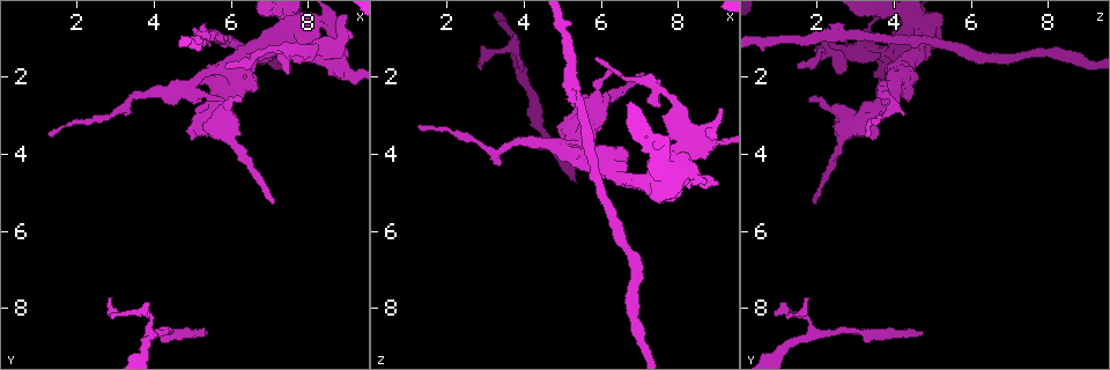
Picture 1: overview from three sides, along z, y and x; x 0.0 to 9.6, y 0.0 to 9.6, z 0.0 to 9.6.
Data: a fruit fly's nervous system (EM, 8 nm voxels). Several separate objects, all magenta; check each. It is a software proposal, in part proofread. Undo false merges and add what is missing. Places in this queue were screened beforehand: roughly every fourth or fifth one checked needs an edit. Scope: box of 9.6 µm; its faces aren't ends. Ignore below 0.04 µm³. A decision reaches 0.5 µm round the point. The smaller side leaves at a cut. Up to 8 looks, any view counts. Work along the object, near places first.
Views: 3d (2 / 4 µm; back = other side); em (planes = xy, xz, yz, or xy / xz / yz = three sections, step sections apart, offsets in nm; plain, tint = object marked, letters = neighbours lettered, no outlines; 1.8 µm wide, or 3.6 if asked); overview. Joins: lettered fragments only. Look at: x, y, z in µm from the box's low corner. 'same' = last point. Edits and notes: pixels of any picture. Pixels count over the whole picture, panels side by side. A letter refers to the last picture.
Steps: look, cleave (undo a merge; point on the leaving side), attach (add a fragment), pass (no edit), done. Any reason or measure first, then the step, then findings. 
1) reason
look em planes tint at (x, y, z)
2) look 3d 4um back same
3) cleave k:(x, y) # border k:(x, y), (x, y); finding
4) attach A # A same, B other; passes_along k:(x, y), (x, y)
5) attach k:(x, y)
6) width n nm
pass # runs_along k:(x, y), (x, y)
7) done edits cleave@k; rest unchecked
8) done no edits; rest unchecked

thin end
look 3d 2um back at (3.75, 8.25, 0.95)

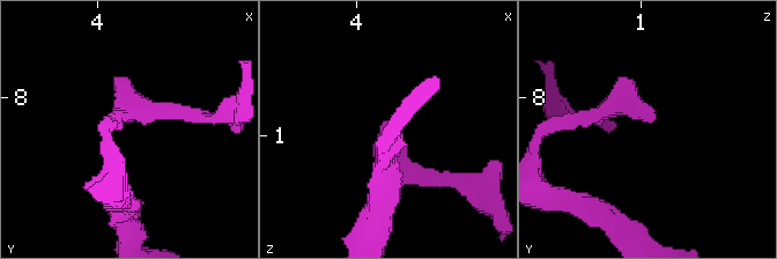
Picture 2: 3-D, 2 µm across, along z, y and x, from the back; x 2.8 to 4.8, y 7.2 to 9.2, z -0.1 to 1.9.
shape alone is not enough
look em yz step 16 letters at (3.76, 8.18, 0.90)

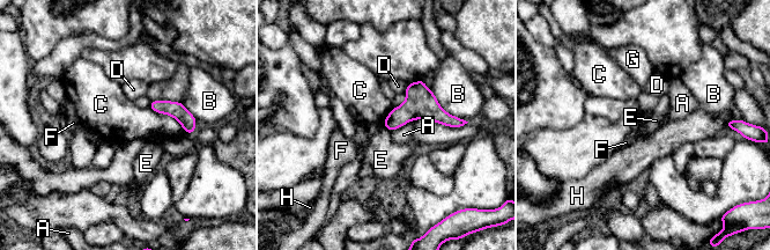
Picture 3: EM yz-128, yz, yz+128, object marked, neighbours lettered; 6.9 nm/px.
width 140 nm
pass # A other, B other, C other, D other, E other, F other, G other, H other; border 3:(384, 126), (391, 132); no lettered fragment goes on from it

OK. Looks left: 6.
branch stops here
look em planes letters at (5.35, 8.65, 4.70)

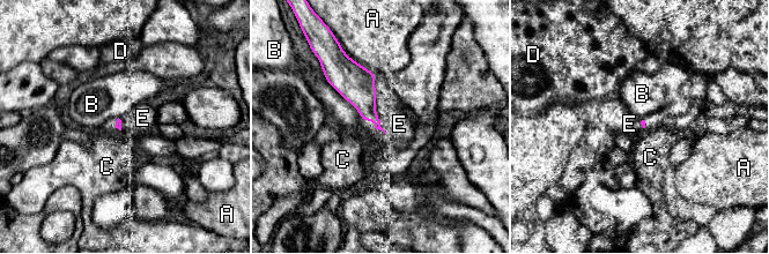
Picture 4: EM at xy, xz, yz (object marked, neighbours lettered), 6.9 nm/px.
attach 4:(399, 124) # A other, B other, C other, D other, E same; the cell continues

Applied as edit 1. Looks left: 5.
see it whole again
look overview

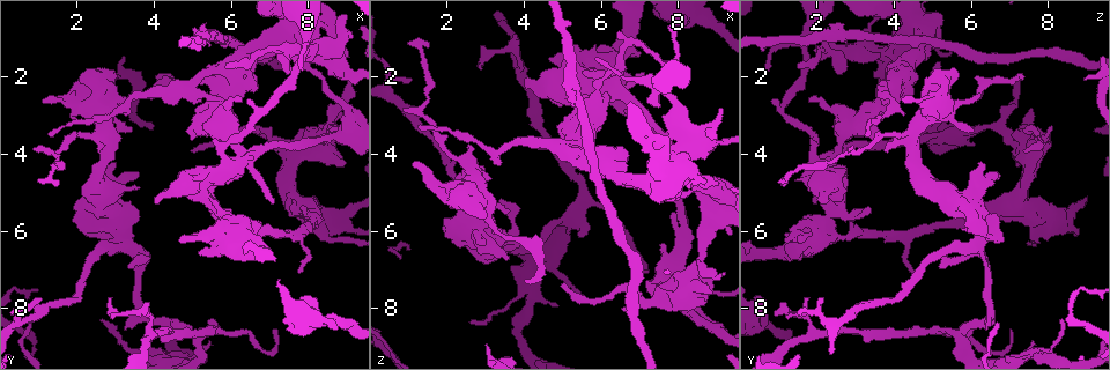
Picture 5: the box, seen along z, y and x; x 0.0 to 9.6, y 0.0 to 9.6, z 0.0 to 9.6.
closes a loop
look em planes letters at (8.10, 5.70, 5.80)

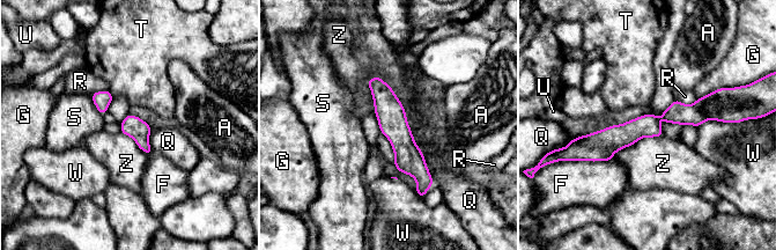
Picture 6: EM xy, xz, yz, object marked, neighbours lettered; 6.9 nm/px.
width 150 nm
pass # A other, F other, G other, Q other, R other, S other, T other, U other, W other, Z other; border 6:(663, 134), (641, 138), (611, 160); one cell here

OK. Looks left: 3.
done edits attach@4; rest unchecked

